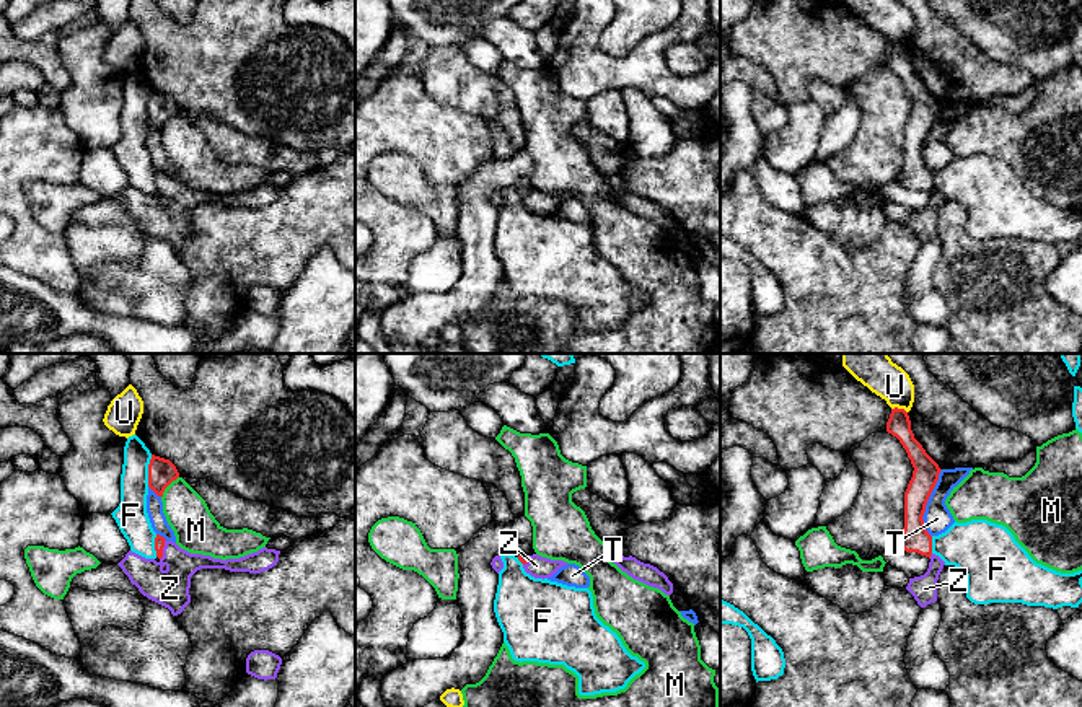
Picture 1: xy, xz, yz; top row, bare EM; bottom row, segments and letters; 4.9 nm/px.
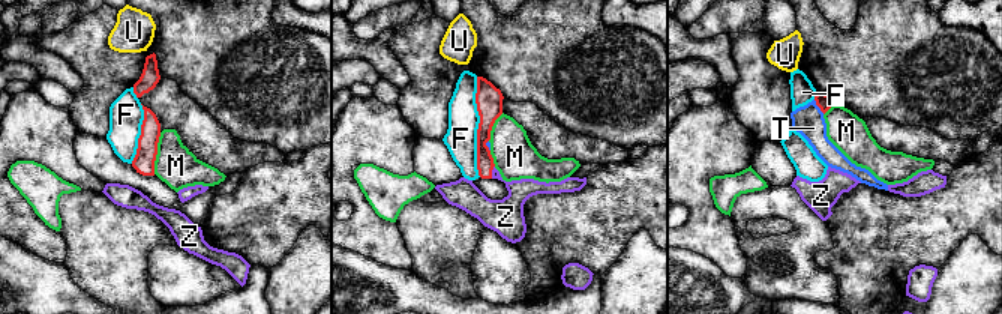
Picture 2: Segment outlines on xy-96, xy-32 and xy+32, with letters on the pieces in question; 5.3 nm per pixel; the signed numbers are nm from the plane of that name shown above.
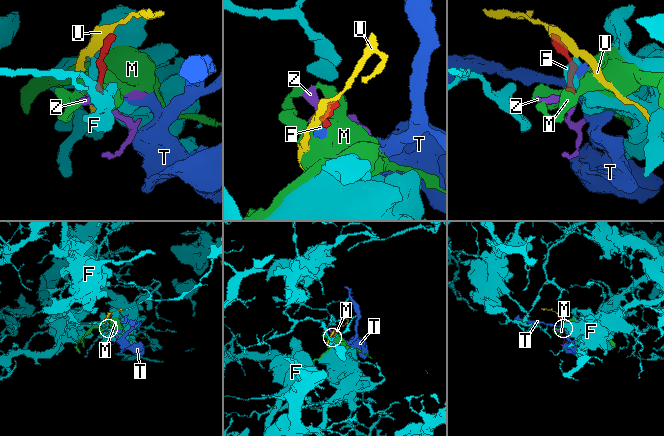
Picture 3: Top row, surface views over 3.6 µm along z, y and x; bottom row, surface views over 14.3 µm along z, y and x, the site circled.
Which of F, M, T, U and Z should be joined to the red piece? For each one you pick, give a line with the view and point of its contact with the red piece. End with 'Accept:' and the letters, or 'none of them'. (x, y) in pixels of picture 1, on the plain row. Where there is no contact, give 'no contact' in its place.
Z: contact xy (162, 184)
Accept: Z

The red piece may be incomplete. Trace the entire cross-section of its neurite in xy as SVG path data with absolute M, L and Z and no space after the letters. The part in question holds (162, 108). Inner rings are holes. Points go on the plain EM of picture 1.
M152 90L148 99L148 122L163 132L165 124L179 112L176 101L165 93Z

